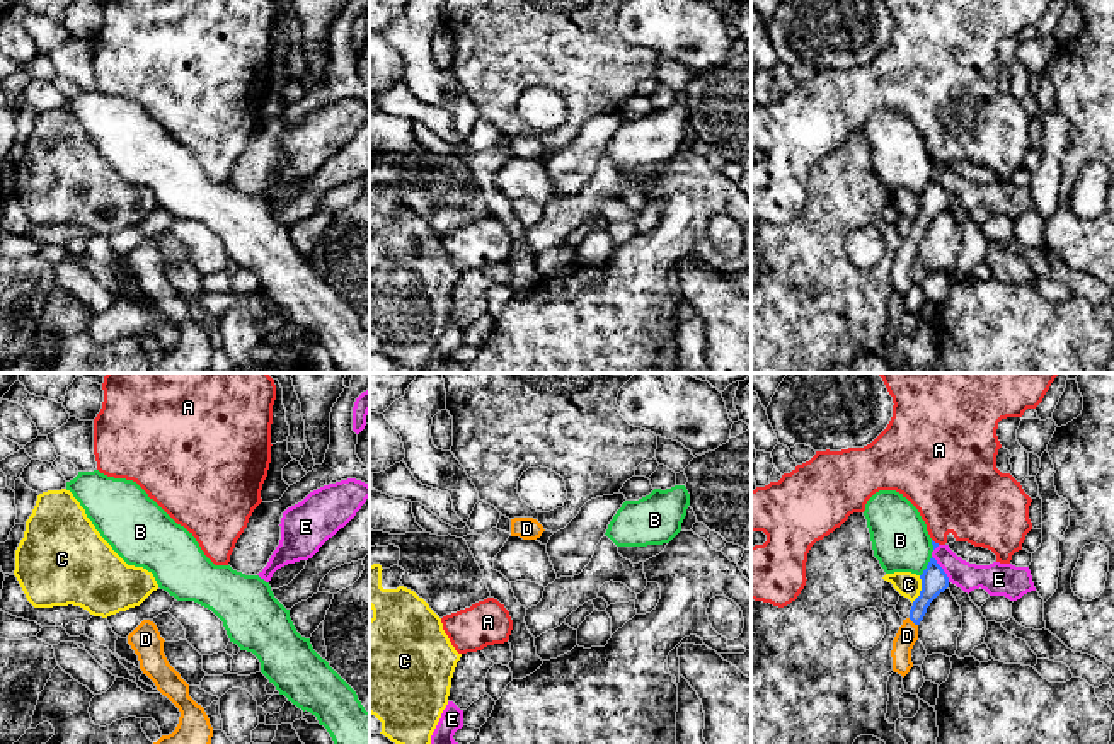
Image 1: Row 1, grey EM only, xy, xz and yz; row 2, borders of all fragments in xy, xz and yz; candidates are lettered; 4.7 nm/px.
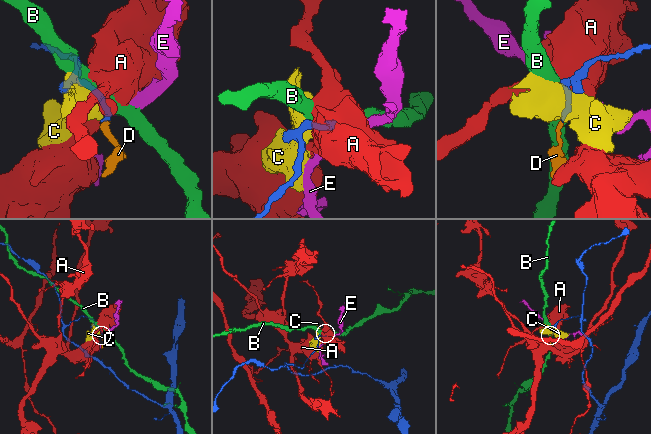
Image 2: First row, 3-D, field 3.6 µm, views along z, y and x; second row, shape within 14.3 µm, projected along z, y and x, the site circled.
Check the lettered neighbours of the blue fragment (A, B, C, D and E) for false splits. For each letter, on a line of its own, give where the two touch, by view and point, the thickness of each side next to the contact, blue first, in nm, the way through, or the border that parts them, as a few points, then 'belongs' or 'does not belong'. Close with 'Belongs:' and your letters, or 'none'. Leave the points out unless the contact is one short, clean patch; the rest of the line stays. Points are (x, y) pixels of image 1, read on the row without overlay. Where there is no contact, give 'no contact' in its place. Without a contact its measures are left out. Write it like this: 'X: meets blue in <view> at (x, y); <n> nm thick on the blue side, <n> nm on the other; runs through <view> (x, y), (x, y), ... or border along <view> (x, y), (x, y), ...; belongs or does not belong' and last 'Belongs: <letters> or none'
A: meets blue in yz at (934, 160); 20 nm thick on the blue side, 380 nm on the other; does not belong
B: meets blue in yz at (927, 186); 130 nm thick on the blue side, 280 nm on the other; does not belong
C: meets blue in yz at (922, 208); 130 nm thick on the blue side, 120 nm on the other; does not belong
D: meets blue in yz at (913, 240); 130 nm thick on the blue side, 100 nm on the other; runs through yz (934, 200), (913, 240), (907, 254); belongs
E: meets blue in yz at (942, 188); 130 nm thick on the blue side, 140 nm on the other; border along yz (932, 174), (949, 200); does not belong
Belongs: D

